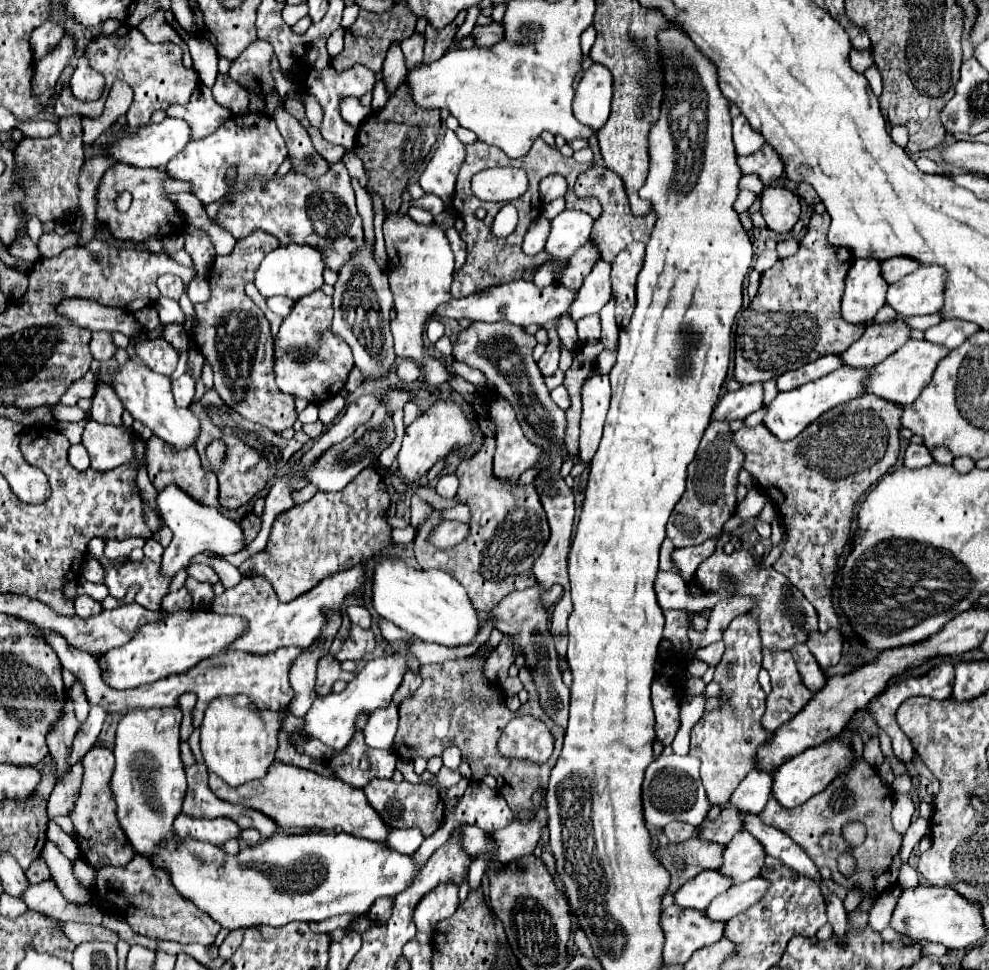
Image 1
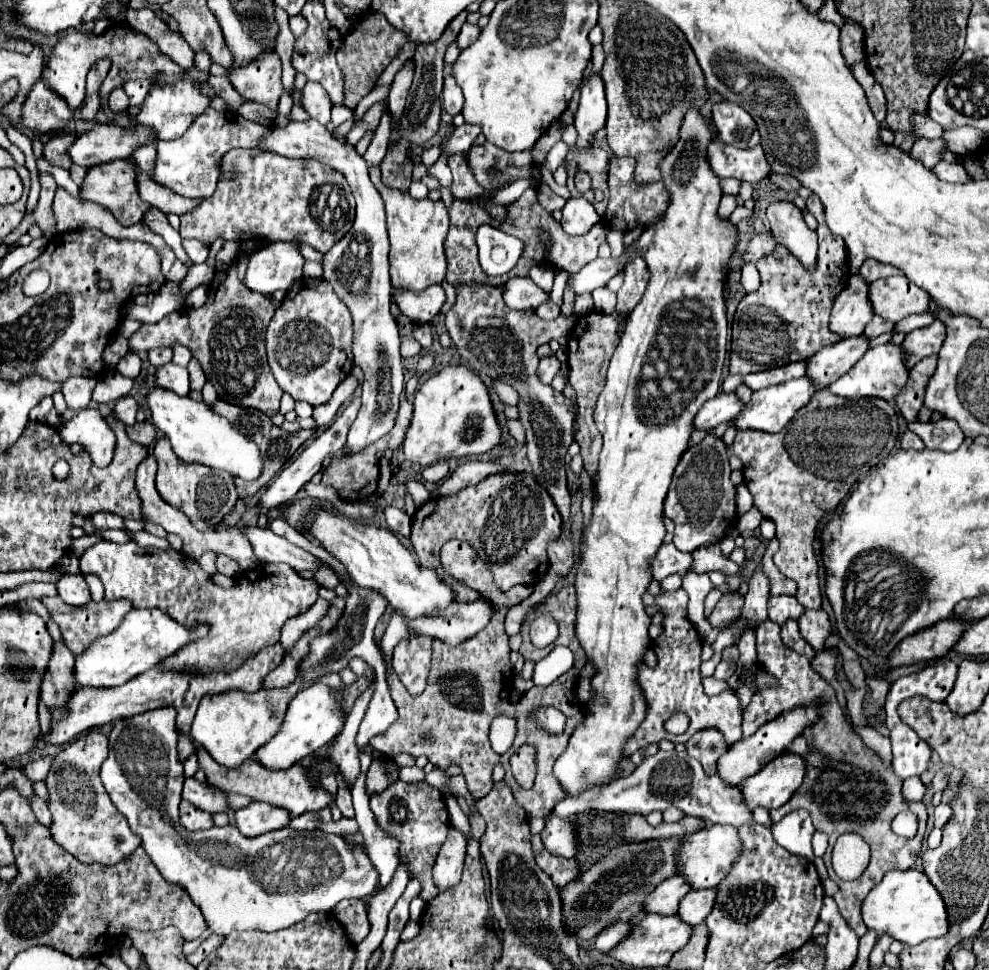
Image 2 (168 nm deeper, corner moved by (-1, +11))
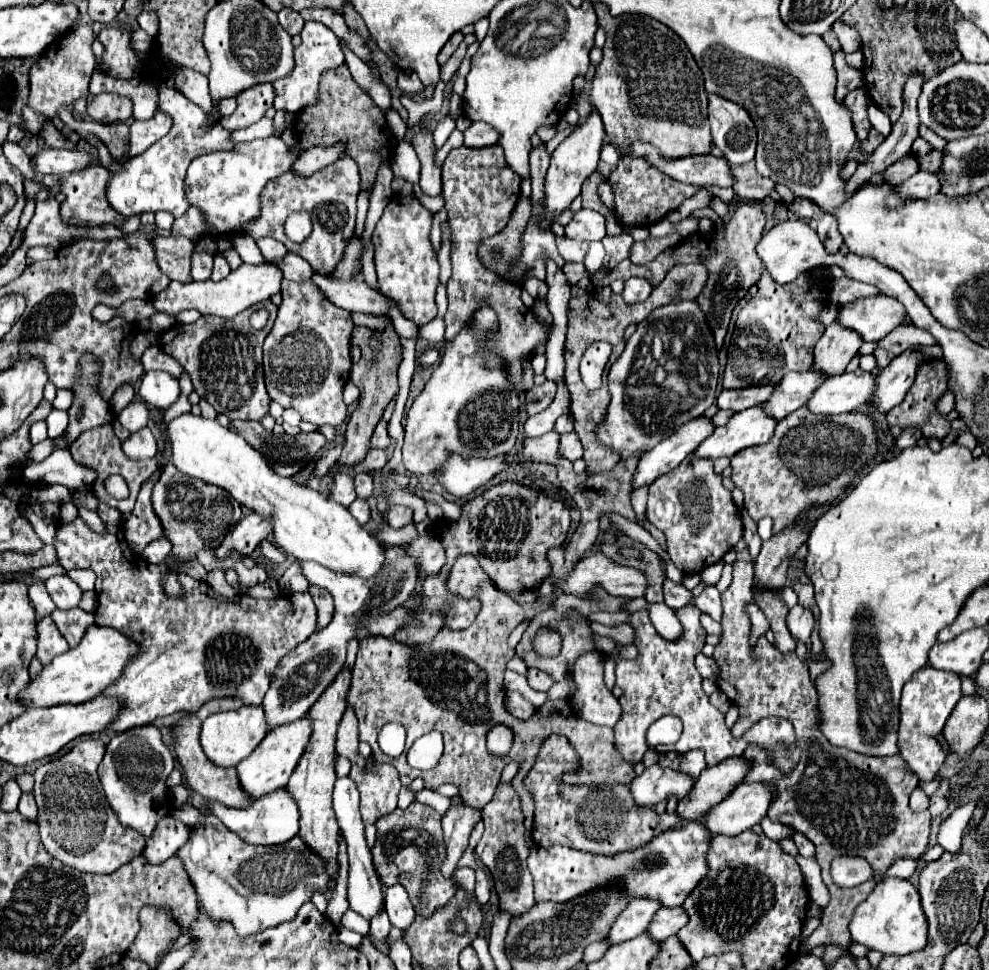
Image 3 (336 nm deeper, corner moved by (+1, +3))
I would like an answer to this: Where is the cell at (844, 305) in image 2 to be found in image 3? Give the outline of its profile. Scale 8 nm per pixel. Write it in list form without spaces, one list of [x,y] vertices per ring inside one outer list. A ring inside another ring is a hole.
[[[832,322],[814,348],[812,370],[826,376],[842,374],[848,362],[856,356],[860,344],[862,340],[858,340],[856,332],[846,332],[846,328],[838,328],[838,324]]]

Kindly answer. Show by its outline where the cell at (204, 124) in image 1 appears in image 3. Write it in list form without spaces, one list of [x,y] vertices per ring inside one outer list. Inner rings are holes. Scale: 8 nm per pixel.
[[[156,112],[150,120],[134,120],[130,126],[128,152],[124,154],[124,160],[138,156],[156,140],[166,136],[166,132],[170,132],[170,116],[166,116],[164,112]]]

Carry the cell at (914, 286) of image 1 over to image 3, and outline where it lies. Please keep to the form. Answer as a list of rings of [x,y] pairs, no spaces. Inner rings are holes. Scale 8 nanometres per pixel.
[[[870,296],[858,298],[840,308],[838,320],[840,326],[854,330],[860,334],[864,342],[878,342],[886,334],[890,334],[896,326],[904,322],[906,310],[898,300],[890,300],[886,296]]]

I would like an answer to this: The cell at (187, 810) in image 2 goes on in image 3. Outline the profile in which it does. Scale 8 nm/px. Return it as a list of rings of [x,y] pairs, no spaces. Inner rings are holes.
[[[166,816],[156,824],[152,836],[146,840],[142,856],[146,858],[148,864],[162,864],[170,856],[174,856],[178,848],[182,848],[182,844],[186,844],[188,836],[190,836],[188,826],[184,826],[180,820],[172,816]]]

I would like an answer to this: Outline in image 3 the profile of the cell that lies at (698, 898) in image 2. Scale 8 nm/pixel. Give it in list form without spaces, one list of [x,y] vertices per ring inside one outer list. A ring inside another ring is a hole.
[[[660,908],[652,922],[650,922],[650,928],[646,930],[646,934],[656,940],[656,942],[662,942],[666,940],[668,936],[674,936],[678,932],[678,928],[682,928],[686,924],[686,912],[682,912],[682,908]]]

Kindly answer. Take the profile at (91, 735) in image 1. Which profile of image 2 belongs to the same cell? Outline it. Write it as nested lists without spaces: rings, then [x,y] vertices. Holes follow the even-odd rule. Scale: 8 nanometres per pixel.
[[[54,758],[32,760],[32,762],[28,762],[28,764],[24,766],[24,774],[26,774],[26,776],[32,776],[34,780],[44,780],[46,774],[48,774],[48,770],[52,770],[52,766],[50,766],[52,762],[54,762]]]

